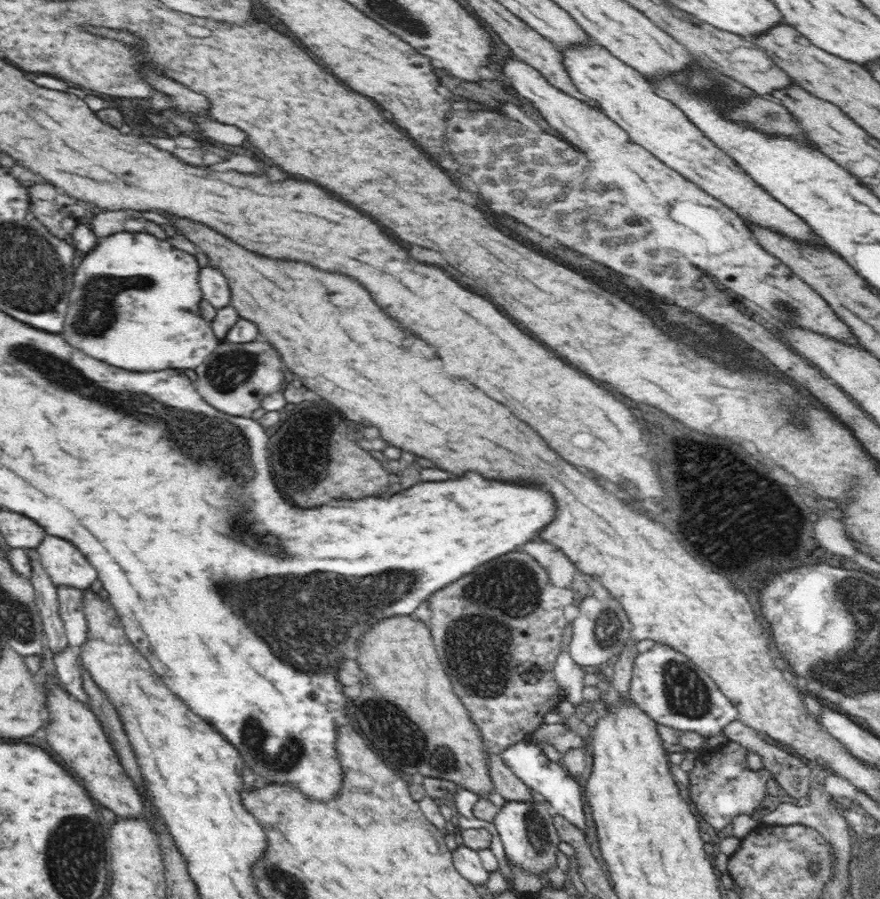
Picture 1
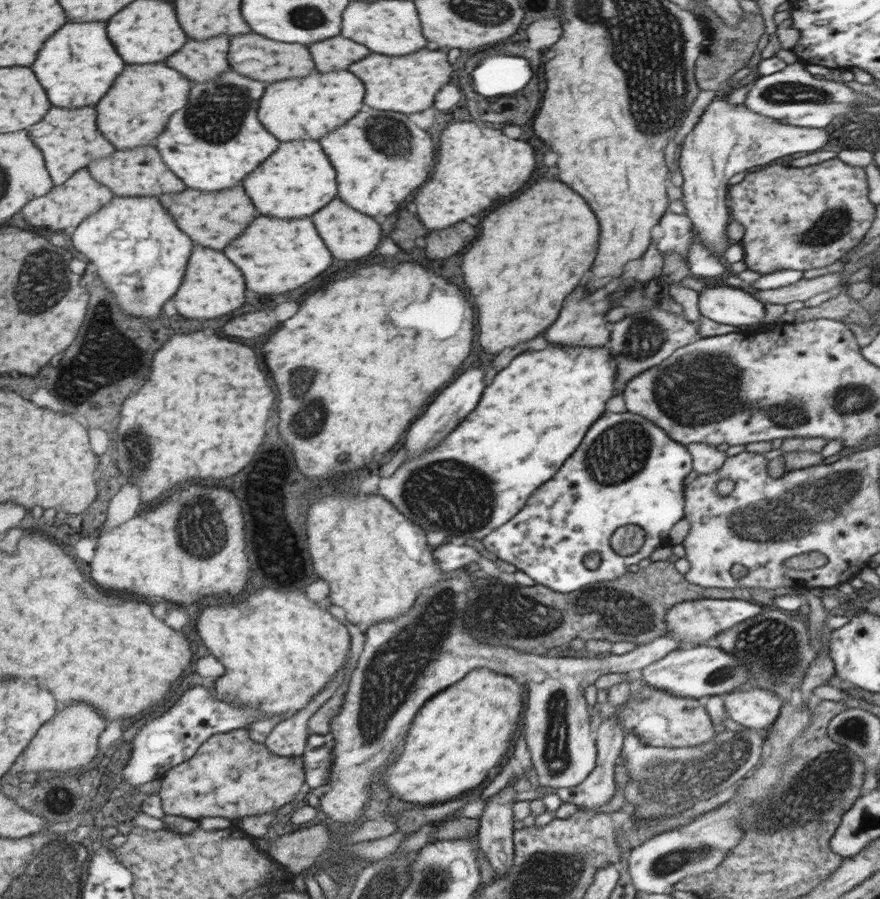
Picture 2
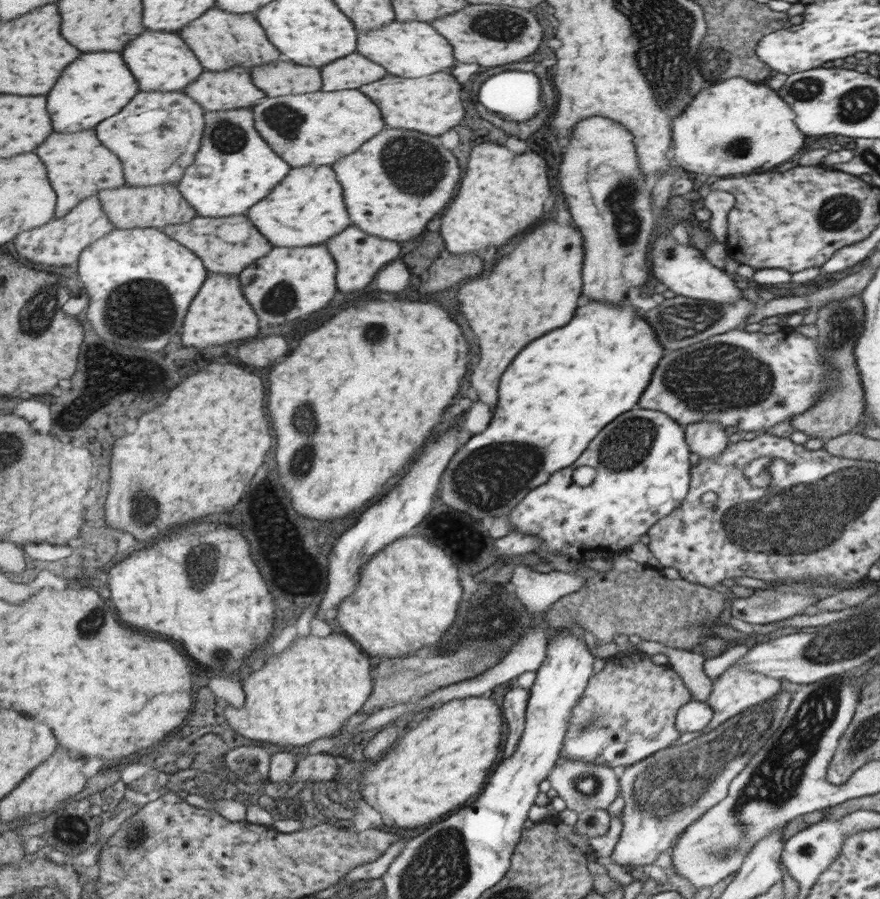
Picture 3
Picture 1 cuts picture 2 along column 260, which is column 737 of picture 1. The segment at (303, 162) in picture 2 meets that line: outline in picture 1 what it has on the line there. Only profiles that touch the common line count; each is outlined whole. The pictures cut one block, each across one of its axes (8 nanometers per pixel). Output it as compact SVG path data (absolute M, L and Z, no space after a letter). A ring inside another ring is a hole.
M592 39L560 47L559 56L571 84L574 84L578 92L598 102L603 113L620 125L632 141L649 150L666 166L732 208L745 222L770 226L775 232L786 230L786 234L798 234L798 238L814 238L814 234L810 234L810 230L806 230L806 226L802 226L802 222L798 222L790 210L774 202L774 197L766 198L767 192L754 186L754 180L750 180L750 176L746 178L746 172L742 172L742 168L738 170L738 164L730 162L731 158L726 154L718 154L719 149L714 144L710 146L706 138L702 138L702 132L698 128L694 130L694 124L680 114L676 106L670 106L670 101L655 96L647 78L634 70L634 67L628 66Z

